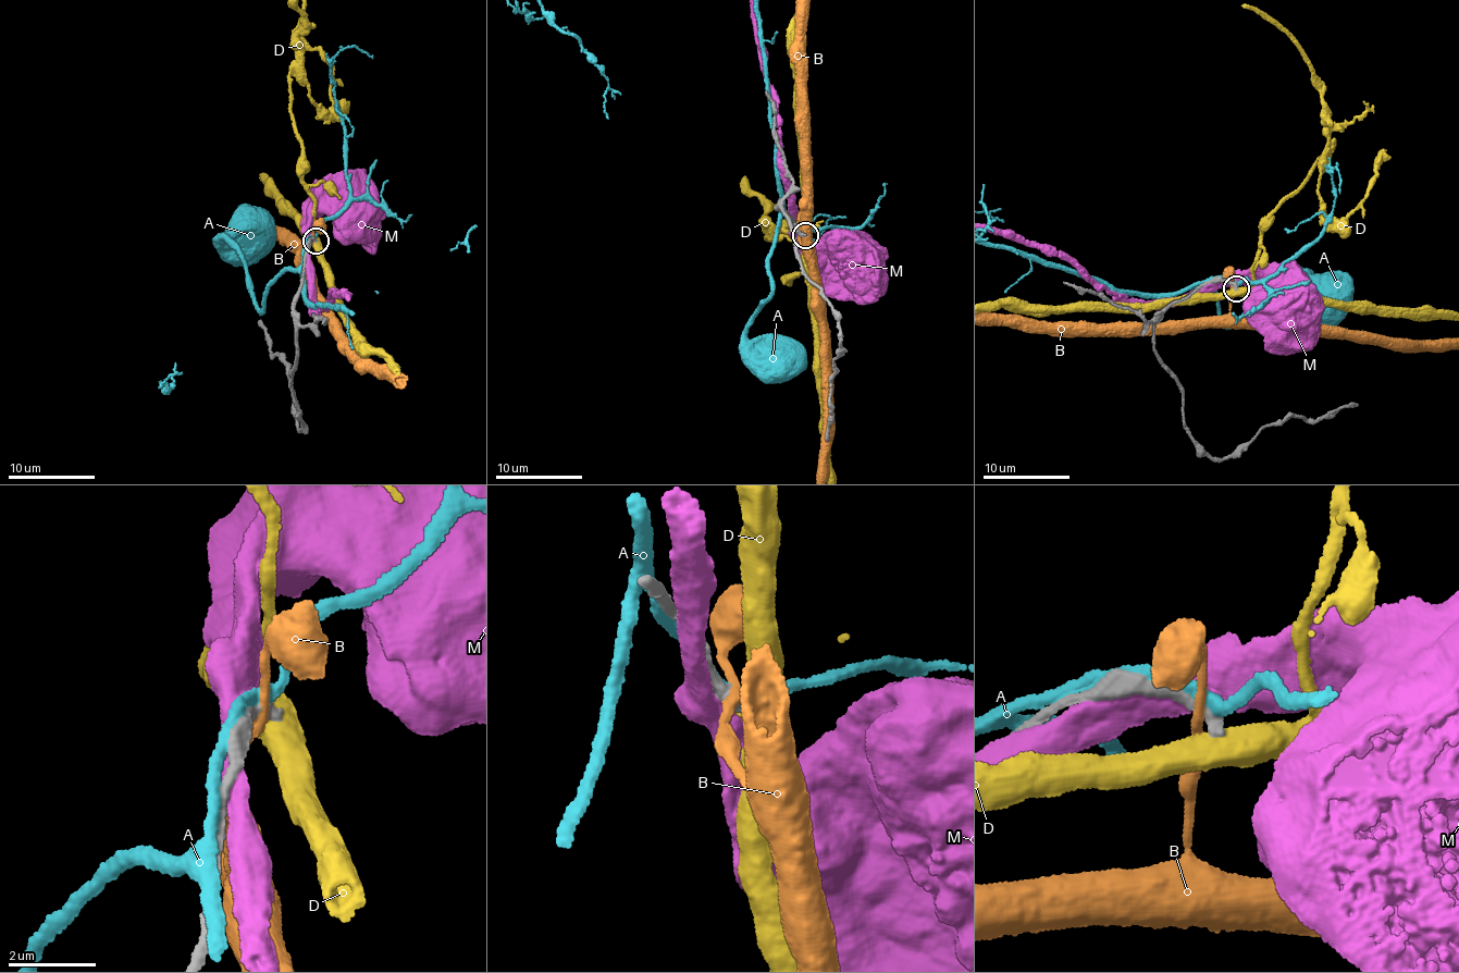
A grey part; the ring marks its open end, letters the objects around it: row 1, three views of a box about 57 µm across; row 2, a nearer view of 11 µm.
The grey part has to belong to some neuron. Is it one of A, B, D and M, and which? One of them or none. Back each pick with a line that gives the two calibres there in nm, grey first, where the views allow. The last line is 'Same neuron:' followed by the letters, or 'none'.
Same neuron: none

